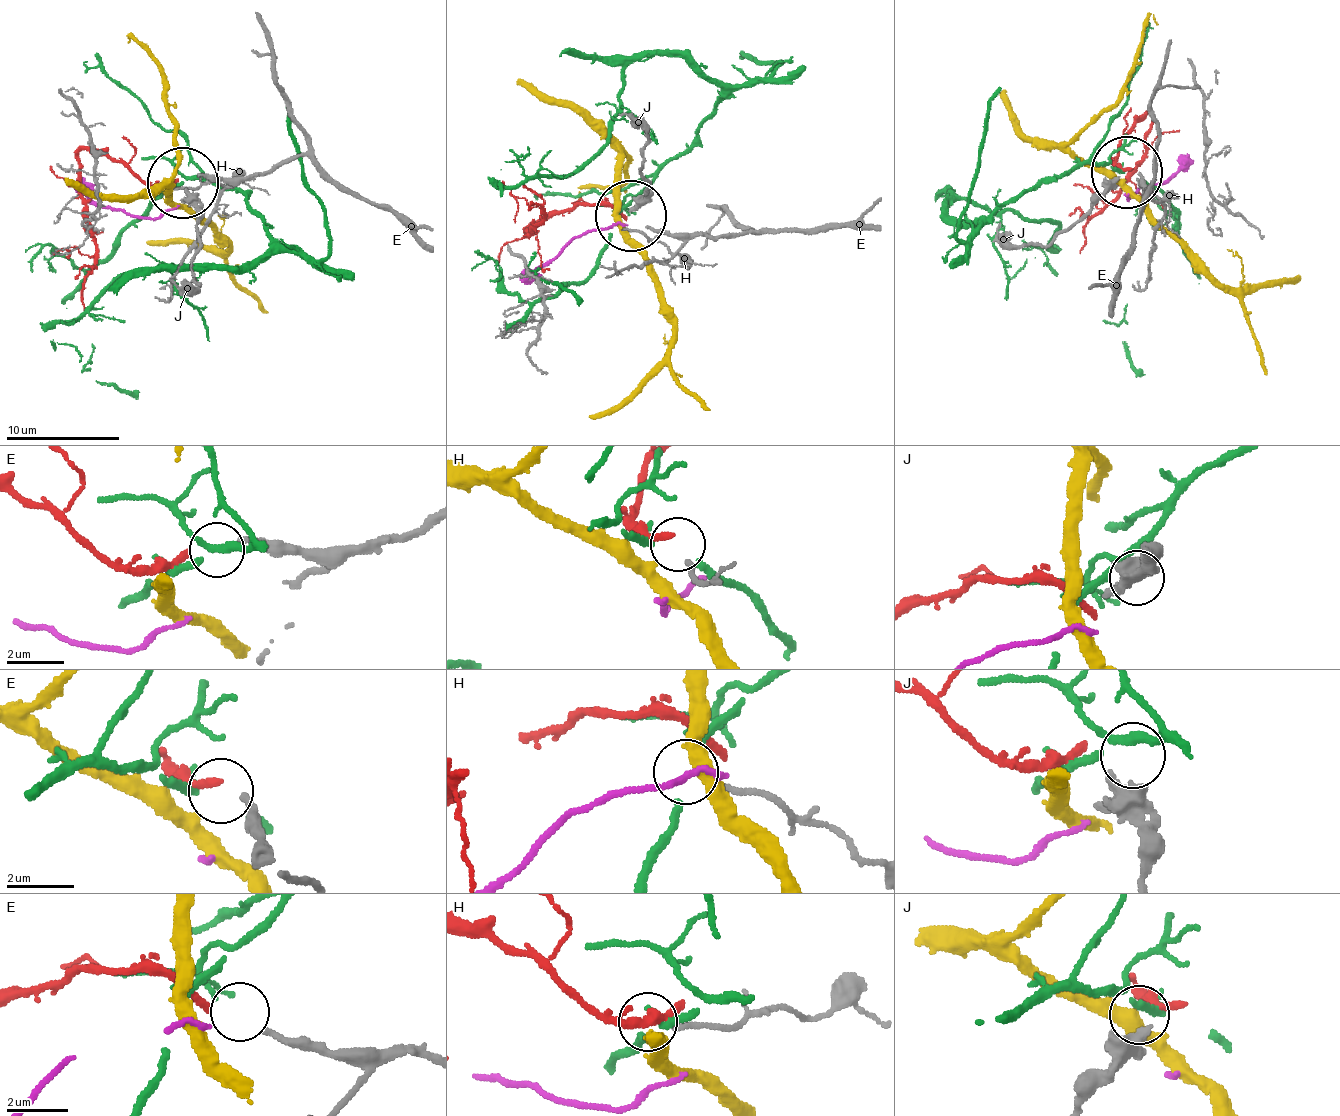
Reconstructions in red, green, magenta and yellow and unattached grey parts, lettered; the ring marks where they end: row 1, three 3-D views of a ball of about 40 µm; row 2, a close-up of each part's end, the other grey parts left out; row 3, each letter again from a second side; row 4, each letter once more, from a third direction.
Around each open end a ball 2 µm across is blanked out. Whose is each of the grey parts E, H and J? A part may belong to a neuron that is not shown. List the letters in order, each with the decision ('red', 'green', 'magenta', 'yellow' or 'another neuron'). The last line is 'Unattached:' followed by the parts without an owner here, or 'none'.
E: red
H: yellow
J: another neuron
Unattached: J

